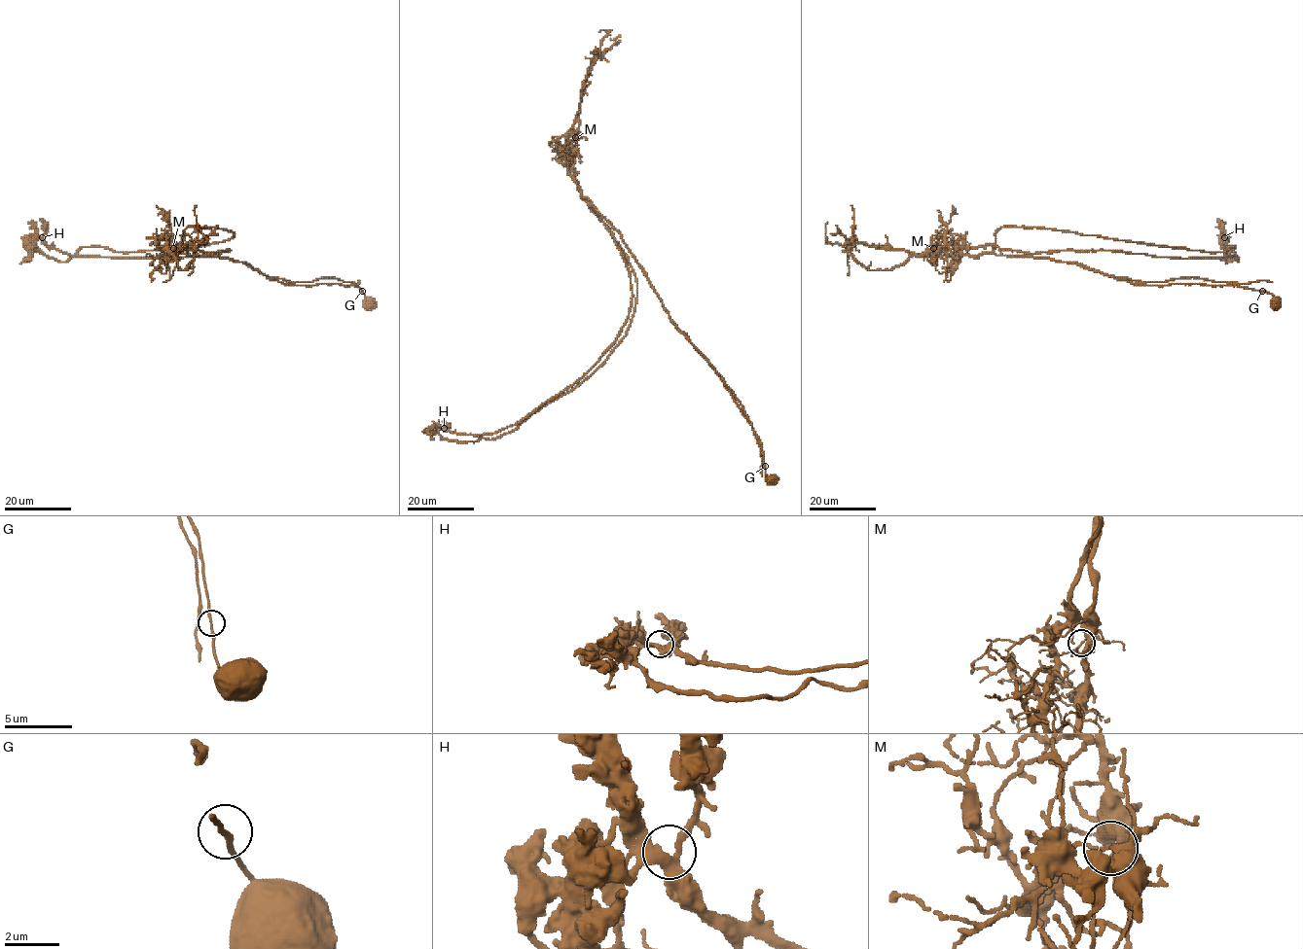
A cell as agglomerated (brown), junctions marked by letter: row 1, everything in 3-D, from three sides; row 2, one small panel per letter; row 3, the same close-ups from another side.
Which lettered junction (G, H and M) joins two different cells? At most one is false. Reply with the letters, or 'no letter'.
M

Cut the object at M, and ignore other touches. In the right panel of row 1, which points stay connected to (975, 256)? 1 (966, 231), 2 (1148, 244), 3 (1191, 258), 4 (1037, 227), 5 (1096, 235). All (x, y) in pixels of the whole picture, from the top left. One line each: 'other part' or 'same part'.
1: other part
2: same part
3: other part
4: same part
5: same part

